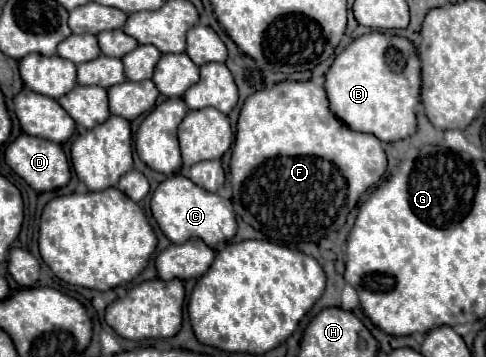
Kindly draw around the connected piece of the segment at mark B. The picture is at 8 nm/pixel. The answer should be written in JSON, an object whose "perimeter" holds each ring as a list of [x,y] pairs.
{"perimeter":[[[385,33],[357,37],[335,57],[325,79],[331,113],[349,129],[371,133],[385,143],[407,139],[417,131],[415,107],[421,97],[421,63],[409,39]]]}

